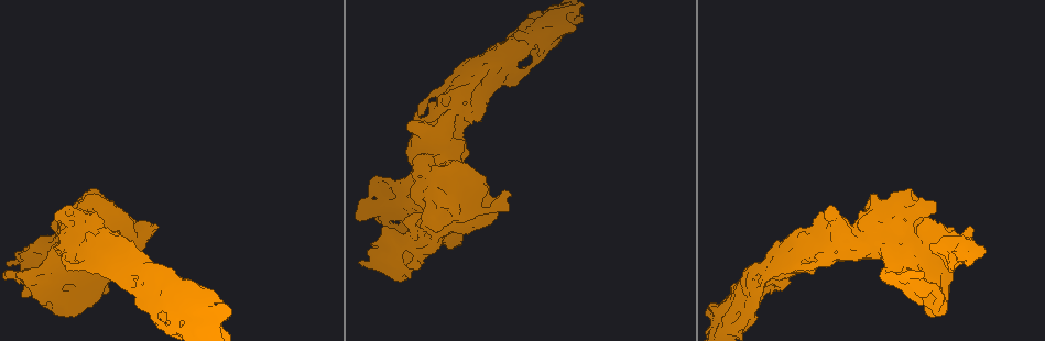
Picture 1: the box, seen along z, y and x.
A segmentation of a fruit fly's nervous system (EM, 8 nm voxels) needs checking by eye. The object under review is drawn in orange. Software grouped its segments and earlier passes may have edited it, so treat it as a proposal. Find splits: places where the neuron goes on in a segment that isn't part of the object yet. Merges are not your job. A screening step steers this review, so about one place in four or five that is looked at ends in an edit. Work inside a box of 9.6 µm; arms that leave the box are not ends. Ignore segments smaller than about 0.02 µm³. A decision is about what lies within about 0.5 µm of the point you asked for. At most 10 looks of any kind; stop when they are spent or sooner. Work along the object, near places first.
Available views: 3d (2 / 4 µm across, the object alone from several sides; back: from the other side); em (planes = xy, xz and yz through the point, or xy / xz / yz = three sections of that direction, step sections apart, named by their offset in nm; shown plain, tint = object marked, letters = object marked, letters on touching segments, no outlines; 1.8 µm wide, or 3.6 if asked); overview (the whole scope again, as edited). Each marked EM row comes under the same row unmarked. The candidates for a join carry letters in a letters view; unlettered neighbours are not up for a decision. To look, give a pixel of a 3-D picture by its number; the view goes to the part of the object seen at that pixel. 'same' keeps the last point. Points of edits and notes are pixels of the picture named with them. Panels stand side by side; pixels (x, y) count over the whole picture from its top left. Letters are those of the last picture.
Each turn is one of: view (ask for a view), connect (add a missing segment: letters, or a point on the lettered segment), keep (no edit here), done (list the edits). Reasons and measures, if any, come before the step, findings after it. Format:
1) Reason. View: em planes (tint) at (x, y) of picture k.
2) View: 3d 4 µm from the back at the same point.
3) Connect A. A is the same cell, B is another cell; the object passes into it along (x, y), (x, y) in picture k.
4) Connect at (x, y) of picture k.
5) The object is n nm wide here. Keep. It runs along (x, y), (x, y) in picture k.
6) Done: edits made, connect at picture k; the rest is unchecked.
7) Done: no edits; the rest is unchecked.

Closes a loop. View: 3d 2 µm at (813, 230) of picture 1.

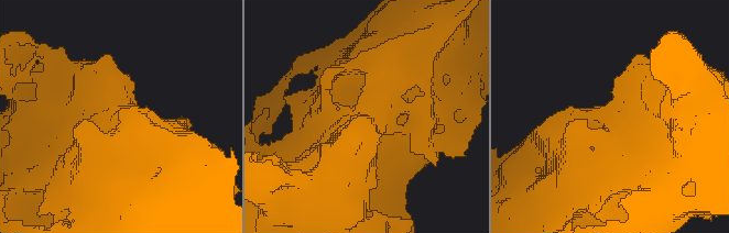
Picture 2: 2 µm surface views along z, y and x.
Shape alone is not enough. View: em yz step 16 (tint) at (132, 114) of picture 2.

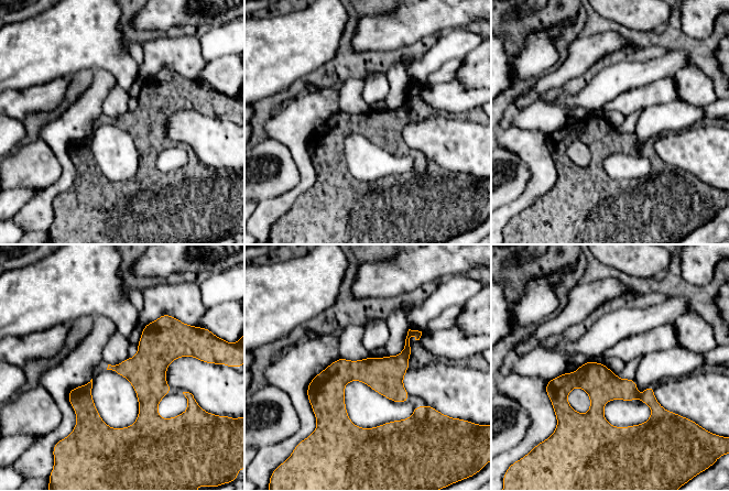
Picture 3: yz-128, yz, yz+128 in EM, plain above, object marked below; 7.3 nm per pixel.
Cut it another way. View: em planes (letters) at the same point.

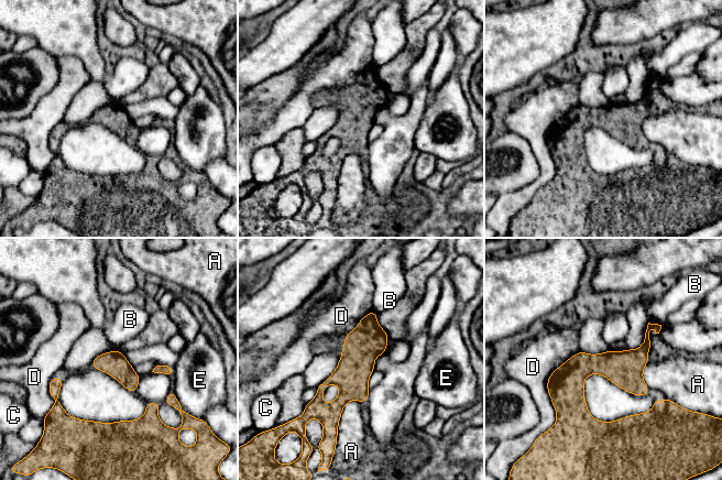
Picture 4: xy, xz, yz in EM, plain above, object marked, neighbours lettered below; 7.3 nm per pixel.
The longest contact is with D, 500 nm. Keep. A, B, C, D and E are other cells; a border runs along (579, 350), (548, 378), (556, 417) in picture 4; none of them fits.

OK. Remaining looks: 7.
View: 3d 4 µm at (419, 267) of picture 1.

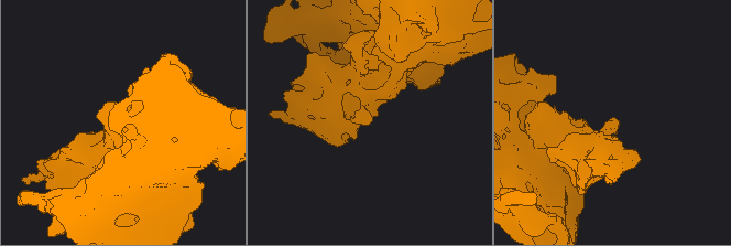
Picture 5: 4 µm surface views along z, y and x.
Need the tissue. View: em planes (letters) at (370, 121) of picture 5.

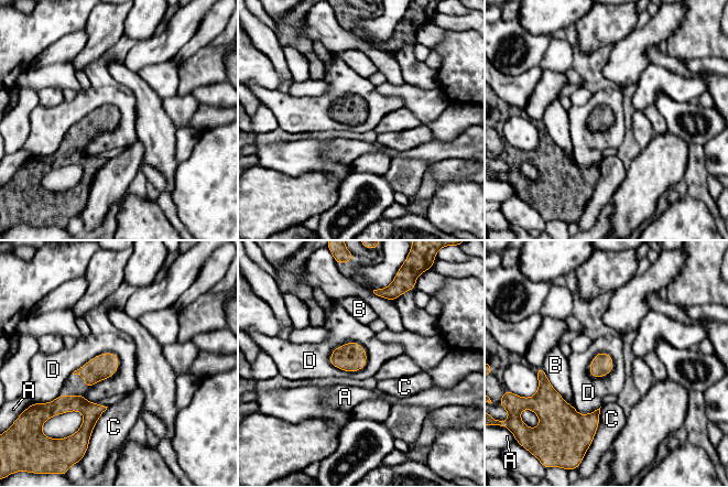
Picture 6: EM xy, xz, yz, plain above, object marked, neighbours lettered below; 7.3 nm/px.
Keep. A, B, C and D are other cells; a border runs along (367, 353), (346, 342), (328, 360) in picture 6; none of them fits.

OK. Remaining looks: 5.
Sharp bend. View: em 3.6 µm xz step 8 (letters) at (383, 208) of picture 1.

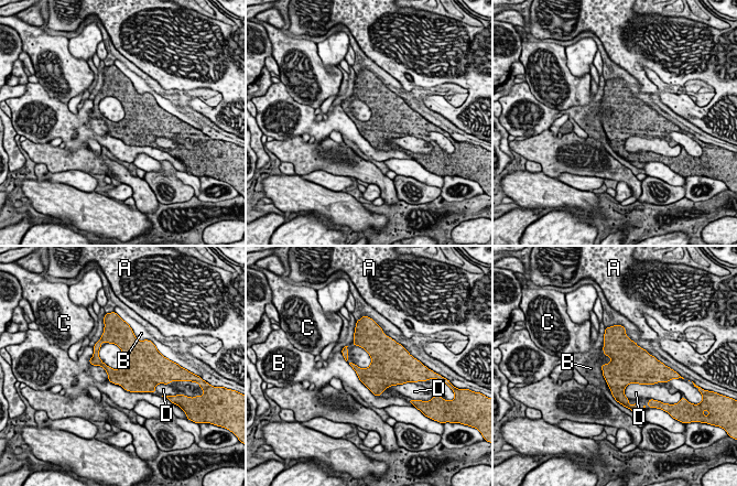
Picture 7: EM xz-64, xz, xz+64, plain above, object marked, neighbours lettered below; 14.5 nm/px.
Keep. A, B, C and D are other cells; a border runs along (107, 374), (127, 390), (149, 392) in picture 7; none of them fits.

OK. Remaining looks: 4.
Stops while still wide. View: em planes (letters) at (445, 167) of picture 1.

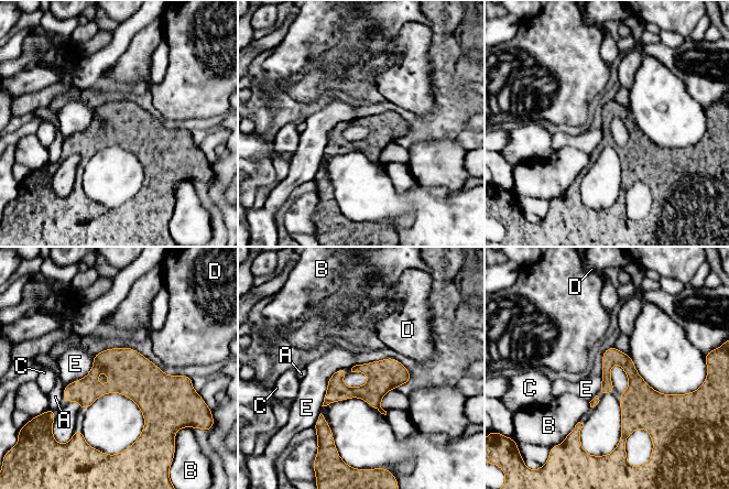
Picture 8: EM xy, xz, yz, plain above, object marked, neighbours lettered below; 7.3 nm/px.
Keep. A, B, C, D and E are other cells; a border runs along (347, 368), (330, 377), (321, 405) in picture 8; none of them fits.

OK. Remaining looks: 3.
Free end. View: em planes (letters) at (511, 194) of picture 1.

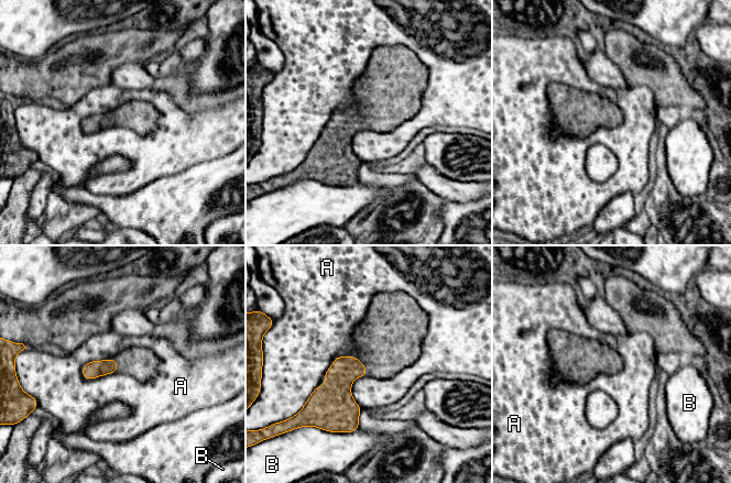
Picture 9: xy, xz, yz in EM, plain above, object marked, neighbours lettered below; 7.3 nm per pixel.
The longest contact is with B, 280 nm. Keep. A and B are other cells; no lettered segment goes on from it.

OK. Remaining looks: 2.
Done: no edits; the rest is unchecked.

